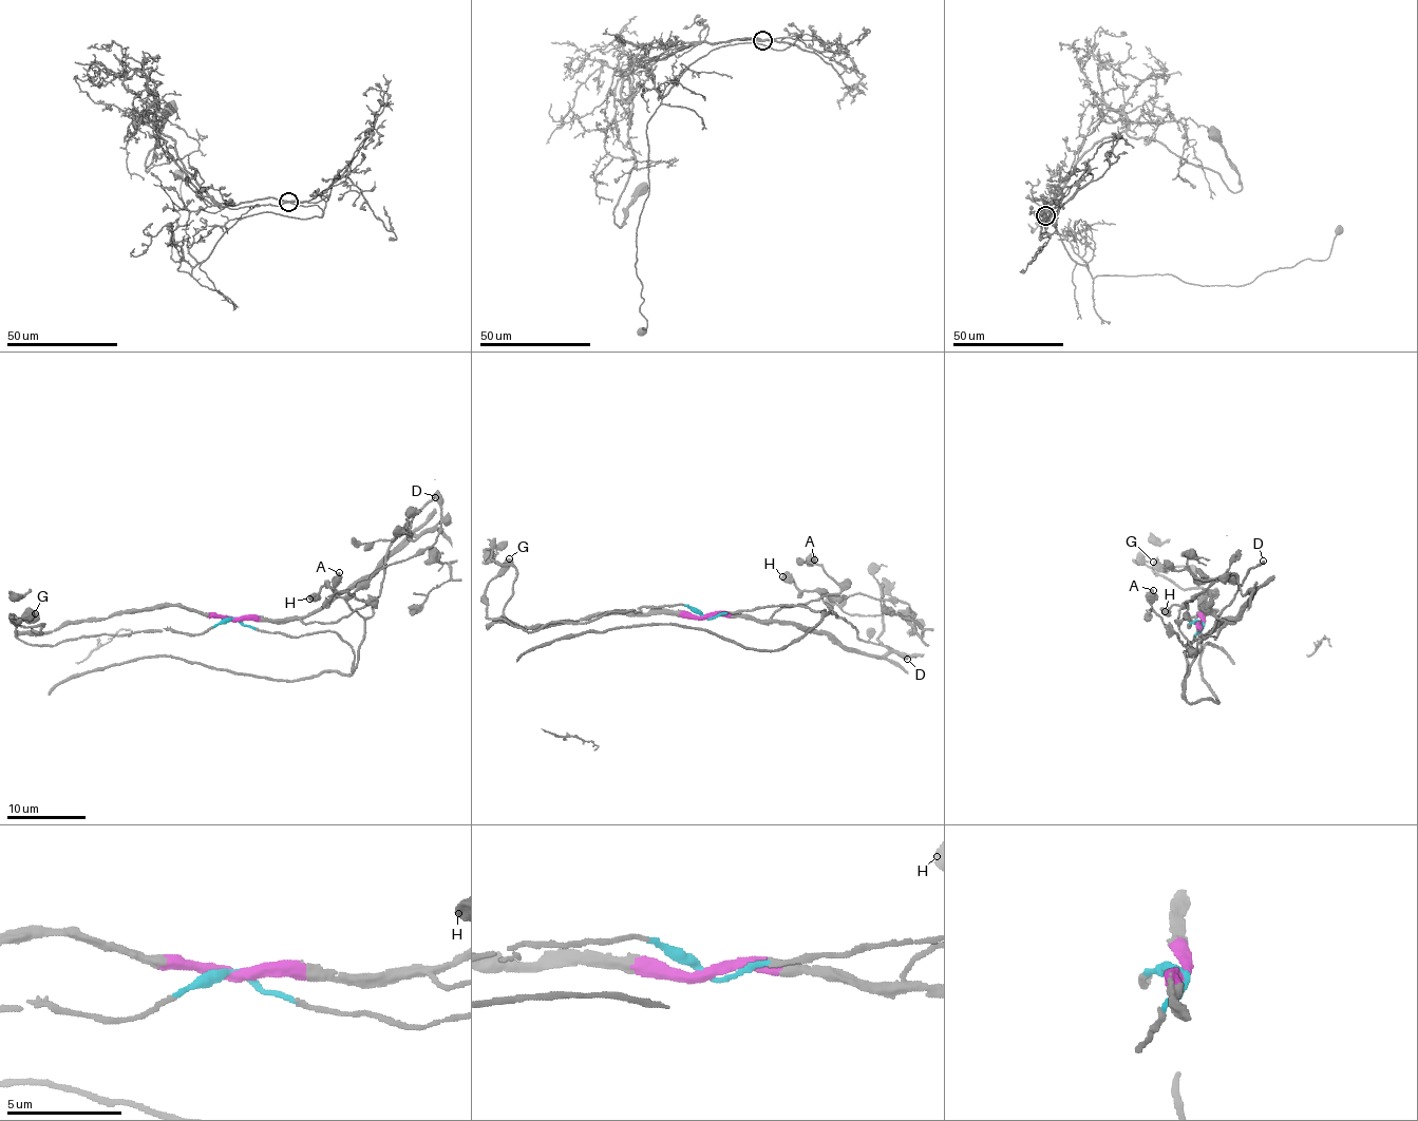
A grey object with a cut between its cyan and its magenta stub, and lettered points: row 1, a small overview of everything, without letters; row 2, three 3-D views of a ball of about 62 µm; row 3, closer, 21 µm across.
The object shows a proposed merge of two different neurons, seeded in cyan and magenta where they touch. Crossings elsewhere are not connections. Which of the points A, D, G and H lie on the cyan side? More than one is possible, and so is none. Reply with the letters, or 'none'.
D, G, H

